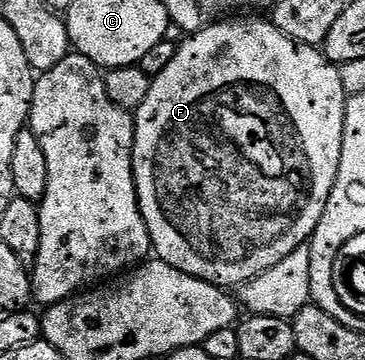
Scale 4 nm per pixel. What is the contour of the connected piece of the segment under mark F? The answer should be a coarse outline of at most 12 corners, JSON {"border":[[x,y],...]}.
{"border":[[268,19],[177,44],[135,109],[152,251],[218,286],[309,240],[340,67]]}

